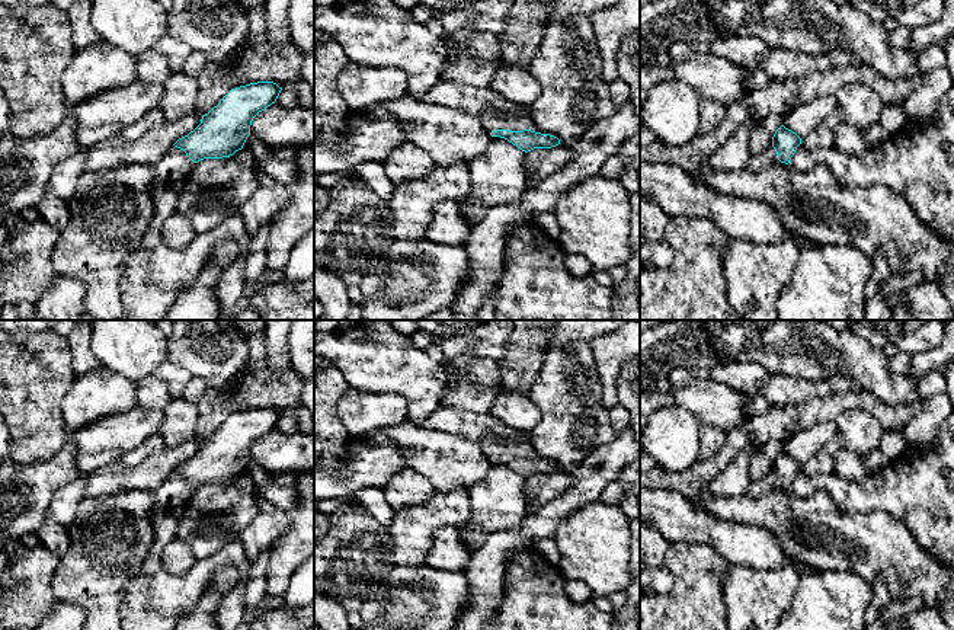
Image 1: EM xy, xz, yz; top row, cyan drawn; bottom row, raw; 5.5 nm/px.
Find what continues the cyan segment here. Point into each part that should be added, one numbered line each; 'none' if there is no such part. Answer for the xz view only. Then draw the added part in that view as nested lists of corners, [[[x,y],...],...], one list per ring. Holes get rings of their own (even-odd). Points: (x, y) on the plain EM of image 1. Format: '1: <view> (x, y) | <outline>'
1: xz (492, 448) | [[[484,439],[480,442],[480,448],[489,458],[496,455],[509,455],[509,457],[532,455],[532,448],[529,444],[516,441]]]

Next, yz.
1: yz (768, 483) | [[[771,471],[759,482],[752,482],[747,495],[752,498],[759,498],[771,490],[774,490],[778,486],[775,474]]]

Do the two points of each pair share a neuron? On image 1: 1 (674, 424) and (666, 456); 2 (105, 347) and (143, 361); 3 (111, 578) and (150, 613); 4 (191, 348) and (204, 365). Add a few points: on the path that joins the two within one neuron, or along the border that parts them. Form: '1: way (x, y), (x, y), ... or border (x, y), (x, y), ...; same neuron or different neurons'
1: way (674, 431), (672, 448); same neuron
2: way (114, 347), (128, 347), (134, 352); same neuron
3: border (143, 560), (138, 572), (125, 588), (119, 614); different neurons
4: way (195, 352), (204, 361); same neuron

